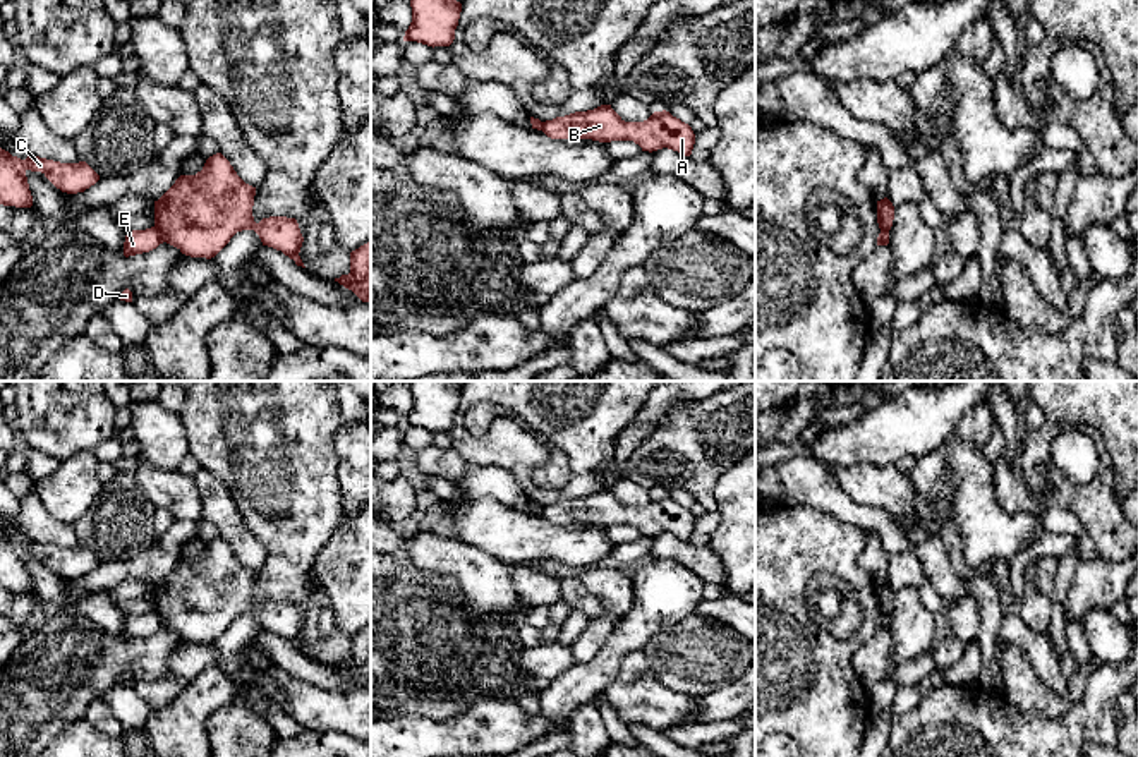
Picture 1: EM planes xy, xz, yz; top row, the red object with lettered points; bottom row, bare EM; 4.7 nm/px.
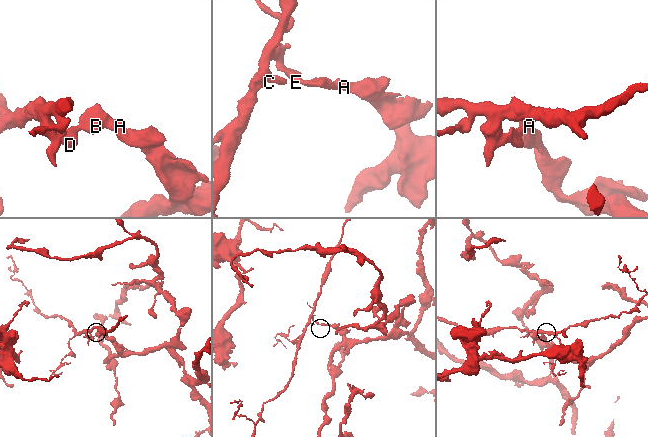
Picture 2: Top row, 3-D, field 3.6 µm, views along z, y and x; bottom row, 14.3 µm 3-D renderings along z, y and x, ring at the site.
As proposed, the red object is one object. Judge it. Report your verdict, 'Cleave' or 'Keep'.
Cleave

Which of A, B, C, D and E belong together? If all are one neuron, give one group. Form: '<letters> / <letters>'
A B / C D E

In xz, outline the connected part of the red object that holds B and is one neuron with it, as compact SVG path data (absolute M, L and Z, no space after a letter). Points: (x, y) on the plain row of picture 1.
M611 489L546 505L541 515L551 524L633 525L642 536L668 532L685 541L695 529L692 512L666 494L654 496L644 506L625 506Z

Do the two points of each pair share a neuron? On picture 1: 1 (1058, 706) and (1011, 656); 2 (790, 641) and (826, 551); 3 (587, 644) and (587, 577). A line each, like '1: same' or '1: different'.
1: same
2: same
3: same

